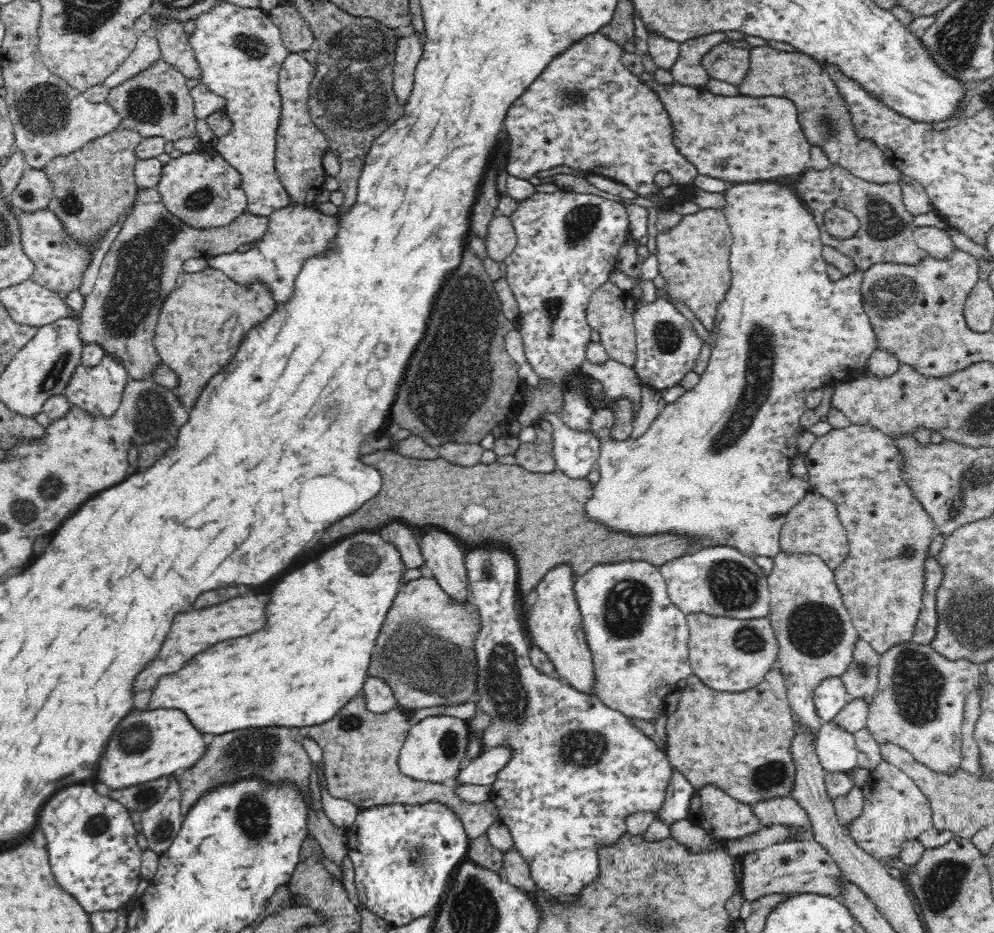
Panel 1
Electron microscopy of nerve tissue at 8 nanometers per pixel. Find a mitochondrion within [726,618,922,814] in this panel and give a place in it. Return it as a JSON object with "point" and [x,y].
{"point":[774,773]}

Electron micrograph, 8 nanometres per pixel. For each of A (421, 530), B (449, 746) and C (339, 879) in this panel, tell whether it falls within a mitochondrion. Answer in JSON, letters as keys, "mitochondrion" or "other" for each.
{"A":"other","B":"mitochondrion","C":"other"}

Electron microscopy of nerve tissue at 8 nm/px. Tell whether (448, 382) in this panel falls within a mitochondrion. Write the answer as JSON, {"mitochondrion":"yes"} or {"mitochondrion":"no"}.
{"mitochondrion":"yes"}

